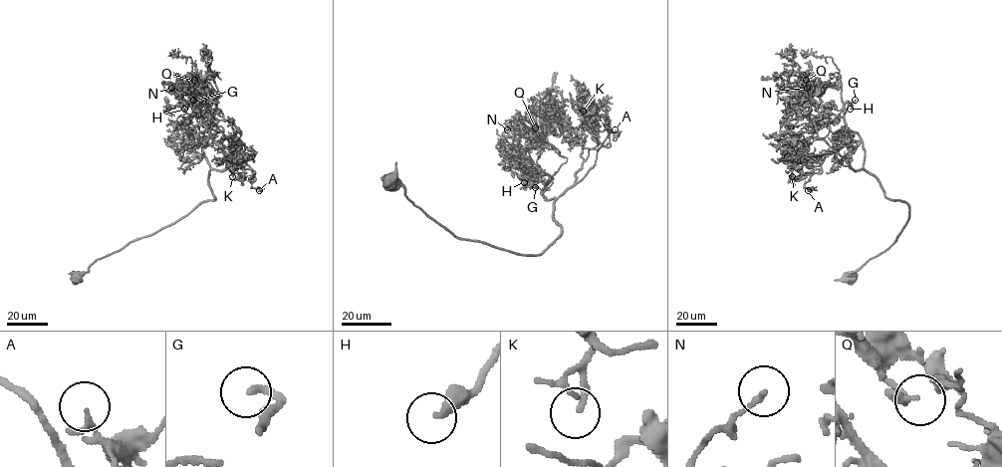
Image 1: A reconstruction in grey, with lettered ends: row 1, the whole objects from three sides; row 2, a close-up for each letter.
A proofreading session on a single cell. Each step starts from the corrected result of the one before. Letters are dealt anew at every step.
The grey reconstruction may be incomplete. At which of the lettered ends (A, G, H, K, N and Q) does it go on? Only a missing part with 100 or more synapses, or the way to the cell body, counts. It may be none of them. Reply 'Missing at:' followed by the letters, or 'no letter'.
Missing at: A, G, H

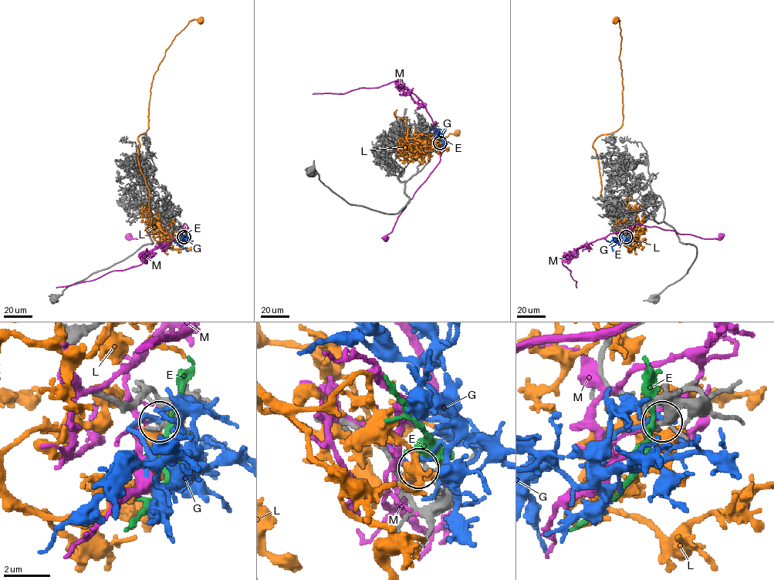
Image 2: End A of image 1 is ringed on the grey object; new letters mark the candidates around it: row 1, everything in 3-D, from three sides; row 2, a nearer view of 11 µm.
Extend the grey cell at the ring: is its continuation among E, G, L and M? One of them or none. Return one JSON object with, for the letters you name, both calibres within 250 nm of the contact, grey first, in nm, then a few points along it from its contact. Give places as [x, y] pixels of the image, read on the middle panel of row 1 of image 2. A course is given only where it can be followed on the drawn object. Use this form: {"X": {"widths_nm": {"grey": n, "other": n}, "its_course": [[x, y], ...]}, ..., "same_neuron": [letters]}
{"G": {"widths_nm": {"grey": 300, "other": 180}, "its_course": [[441, 143], [437, 131], [441, 129], [444, 133]]}, "same_neuron": ["G"]}

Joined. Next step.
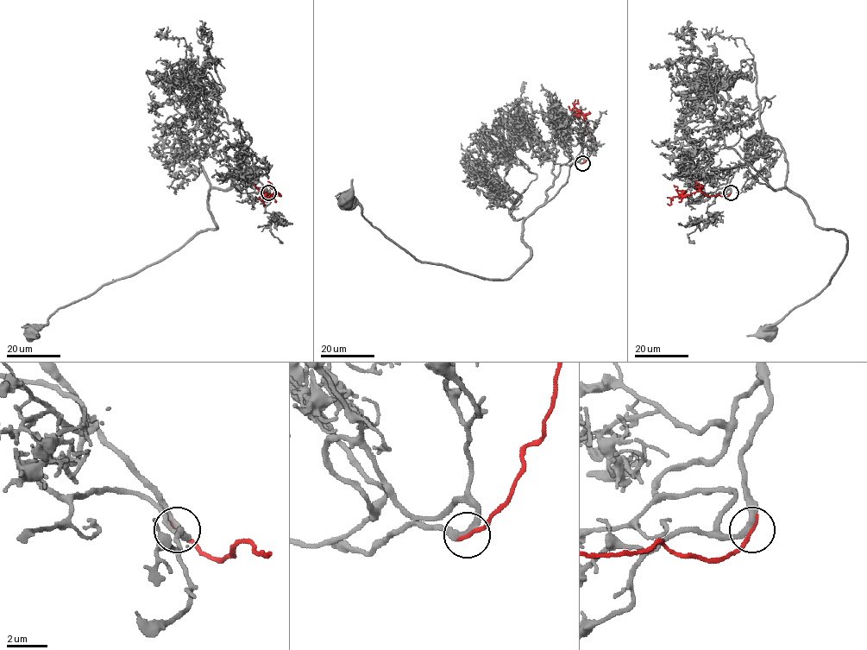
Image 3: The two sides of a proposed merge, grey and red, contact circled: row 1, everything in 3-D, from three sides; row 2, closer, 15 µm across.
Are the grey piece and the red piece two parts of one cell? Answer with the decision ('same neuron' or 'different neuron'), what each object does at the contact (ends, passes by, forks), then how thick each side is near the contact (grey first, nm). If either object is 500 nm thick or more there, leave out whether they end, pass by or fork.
same neuron | grey passes by | red ends | 240/240 nm

